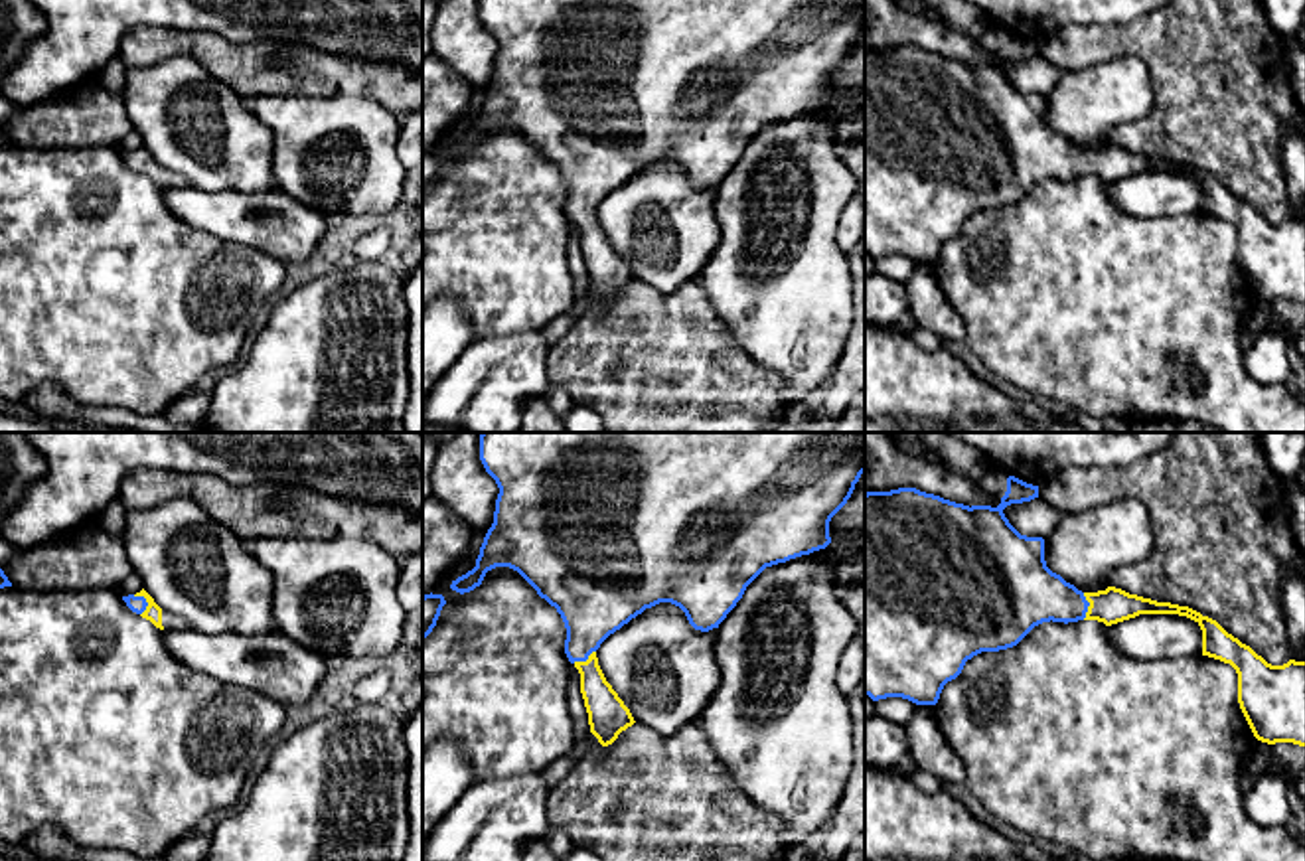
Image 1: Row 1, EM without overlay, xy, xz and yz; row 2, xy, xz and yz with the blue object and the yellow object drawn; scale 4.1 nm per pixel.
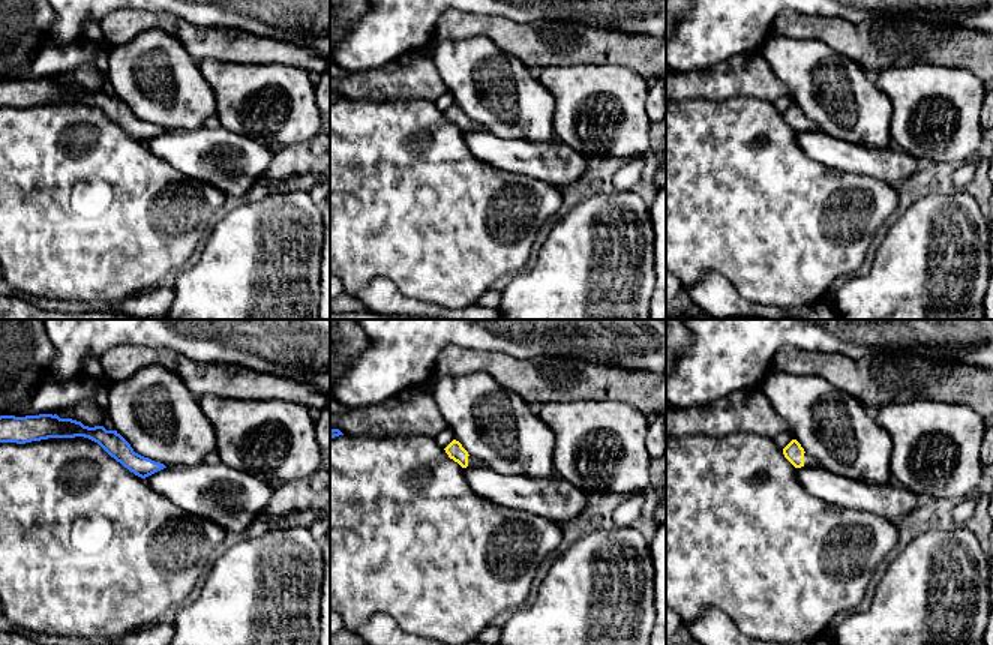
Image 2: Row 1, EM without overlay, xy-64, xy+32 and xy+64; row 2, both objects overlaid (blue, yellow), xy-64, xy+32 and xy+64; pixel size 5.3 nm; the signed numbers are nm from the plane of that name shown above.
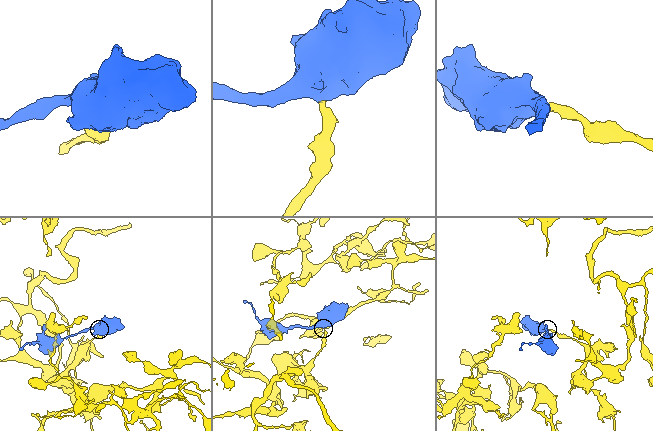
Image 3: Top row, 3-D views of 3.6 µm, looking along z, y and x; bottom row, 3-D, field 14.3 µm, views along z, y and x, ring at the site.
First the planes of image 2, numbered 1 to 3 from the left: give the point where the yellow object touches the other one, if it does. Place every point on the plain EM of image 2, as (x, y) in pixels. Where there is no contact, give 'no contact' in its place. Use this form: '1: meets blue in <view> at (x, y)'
1: no contact
2: no contact
3: no contact

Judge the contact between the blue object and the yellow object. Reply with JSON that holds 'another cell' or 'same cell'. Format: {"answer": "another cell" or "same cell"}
{"answer": "same cell"}

